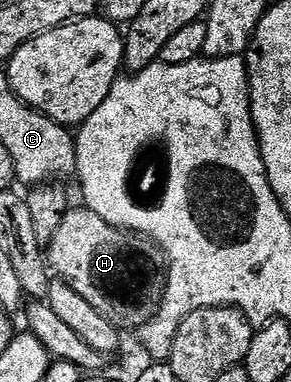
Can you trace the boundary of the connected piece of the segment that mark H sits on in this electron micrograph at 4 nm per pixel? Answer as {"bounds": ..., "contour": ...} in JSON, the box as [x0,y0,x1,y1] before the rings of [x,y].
{"bounds":[47,208,167,332],"contour":[[[71,208],[65,213],[59,232],[55,232],[47,247],[48,265],[52,273],[75,288],[103,320],[111,320],[122,332],[140,331],[161,307],[167,277],[164,253],[152,238],[112,226],[91,209],[80,209]]]}

